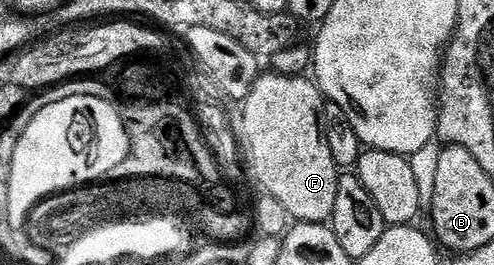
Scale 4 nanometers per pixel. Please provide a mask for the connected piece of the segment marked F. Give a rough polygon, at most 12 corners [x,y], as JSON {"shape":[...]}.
{"shape":[[260,73],[241,104],[249,174],[326,223],[341,168],[310,77]]}

